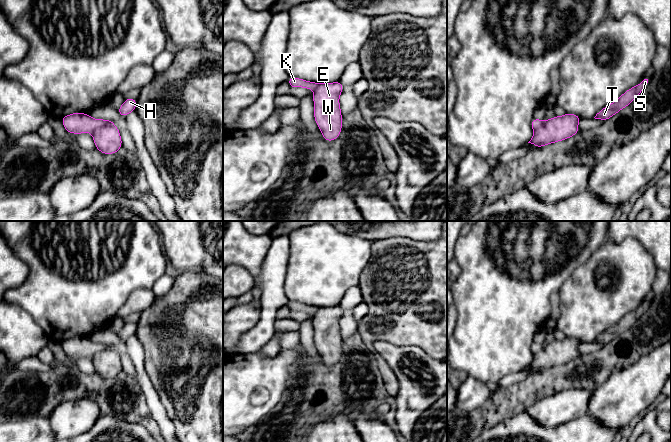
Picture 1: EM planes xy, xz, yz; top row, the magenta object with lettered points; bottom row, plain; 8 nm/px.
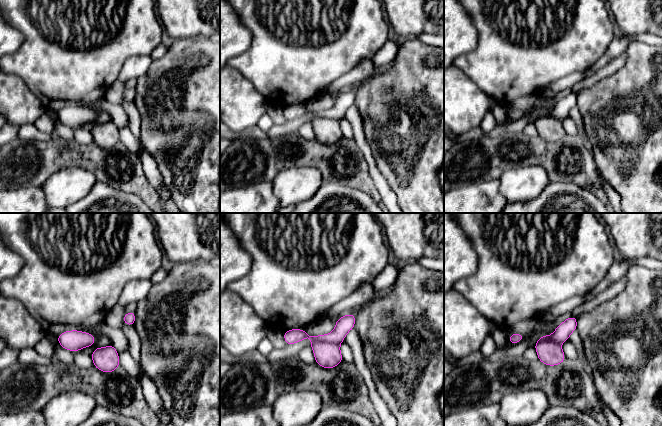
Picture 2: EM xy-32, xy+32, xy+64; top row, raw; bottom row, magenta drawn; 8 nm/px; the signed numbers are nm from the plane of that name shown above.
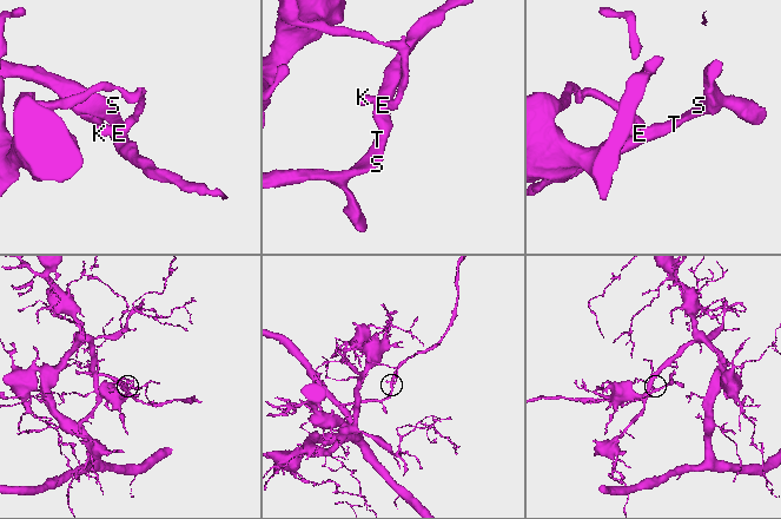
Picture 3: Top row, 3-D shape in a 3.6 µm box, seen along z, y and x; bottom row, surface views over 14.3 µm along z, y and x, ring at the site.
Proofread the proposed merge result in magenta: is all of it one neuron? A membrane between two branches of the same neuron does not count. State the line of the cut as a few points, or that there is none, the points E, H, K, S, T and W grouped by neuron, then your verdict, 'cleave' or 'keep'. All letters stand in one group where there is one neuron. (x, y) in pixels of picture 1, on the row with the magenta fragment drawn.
cut in xy along (114, 124), (99, 126), (92, 133); E S T W / H K; cleave

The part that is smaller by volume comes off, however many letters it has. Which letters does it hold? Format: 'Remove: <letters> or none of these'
Remove: E, S, T, W

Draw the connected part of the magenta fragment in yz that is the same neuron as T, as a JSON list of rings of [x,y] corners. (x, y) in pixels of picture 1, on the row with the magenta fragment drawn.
[[[644,76],[640,84],[628,89],[615,102],[608,104],[606,107],[600,110],[594,118],[600,119],[603,122],[610,119],[619,111],[630,105],[635,100],[635,98],[645,89],[650,80],[651,77]]]

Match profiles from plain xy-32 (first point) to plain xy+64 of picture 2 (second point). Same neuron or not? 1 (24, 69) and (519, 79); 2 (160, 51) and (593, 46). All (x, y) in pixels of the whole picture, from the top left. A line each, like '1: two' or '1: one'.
1: one
2: two

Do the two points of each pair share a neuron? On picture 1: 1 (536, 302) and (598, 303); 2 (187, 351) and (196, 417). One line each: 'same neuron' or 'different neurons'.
1: different neurons
2: same neuron

